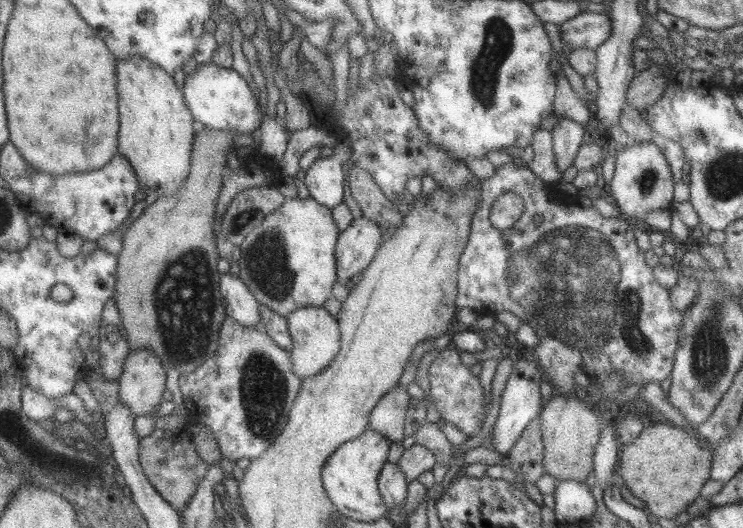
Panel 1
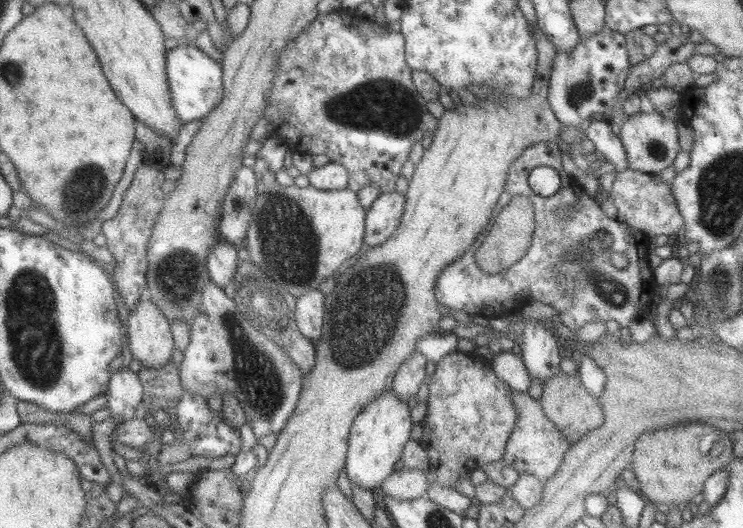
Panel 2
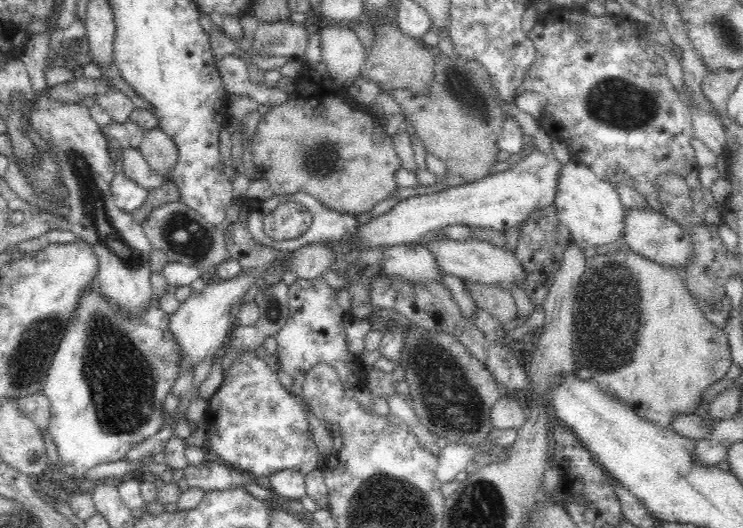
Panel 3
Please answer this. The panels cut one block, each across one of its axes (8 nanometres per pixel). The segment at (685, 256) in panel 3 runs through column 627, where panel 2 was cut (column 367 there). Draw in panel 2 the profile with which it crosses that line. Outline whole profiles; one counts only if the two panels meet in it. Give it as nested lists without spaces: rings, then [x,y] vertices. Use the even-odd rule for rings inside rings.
[[[397,191],[381,193],[365,209],[364,248],[383,243],[396,230],[403,214],[404,194]]]

